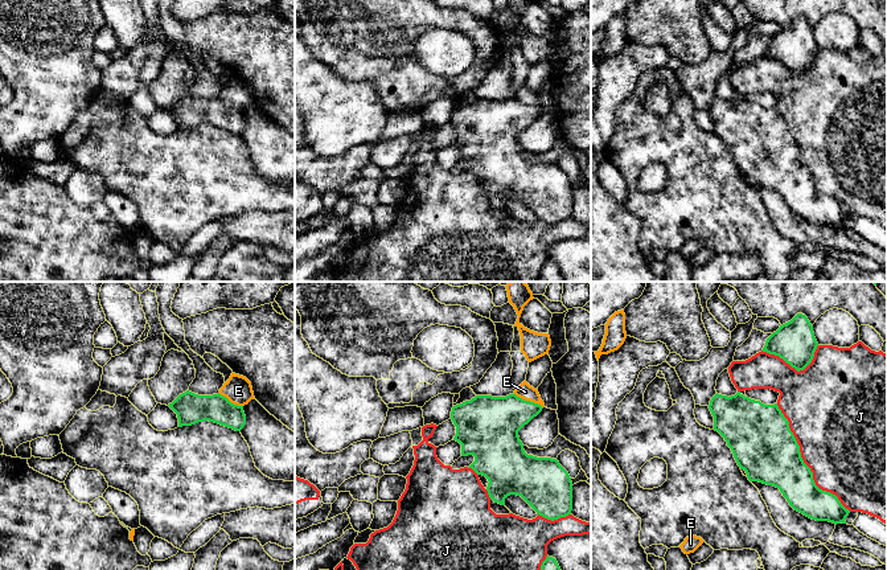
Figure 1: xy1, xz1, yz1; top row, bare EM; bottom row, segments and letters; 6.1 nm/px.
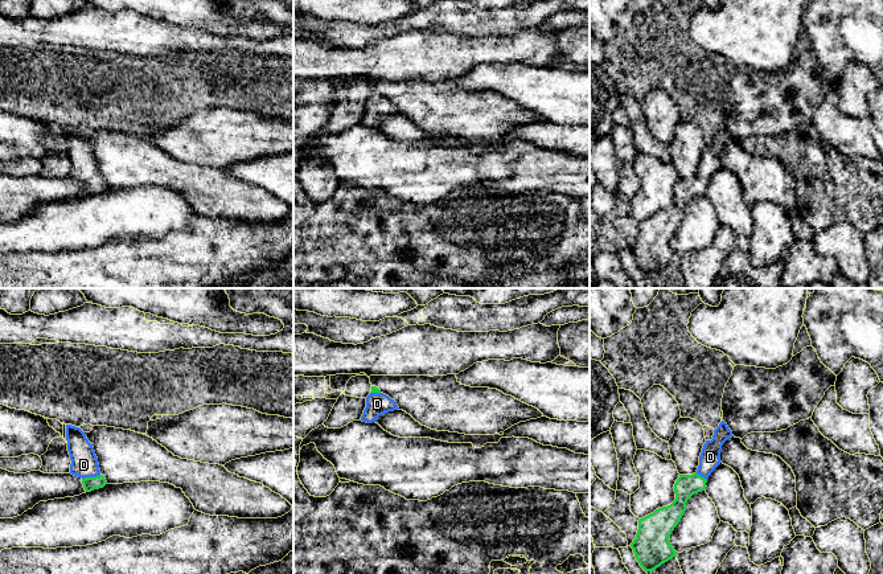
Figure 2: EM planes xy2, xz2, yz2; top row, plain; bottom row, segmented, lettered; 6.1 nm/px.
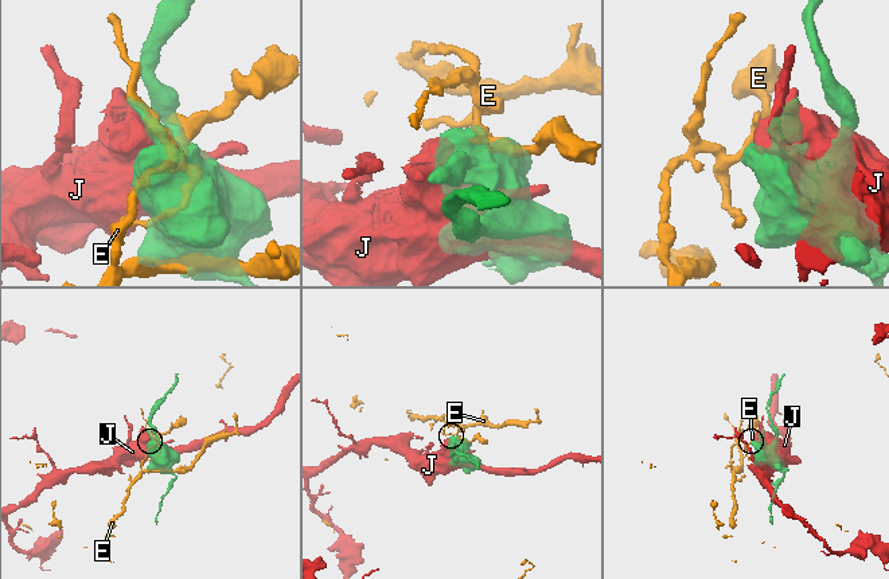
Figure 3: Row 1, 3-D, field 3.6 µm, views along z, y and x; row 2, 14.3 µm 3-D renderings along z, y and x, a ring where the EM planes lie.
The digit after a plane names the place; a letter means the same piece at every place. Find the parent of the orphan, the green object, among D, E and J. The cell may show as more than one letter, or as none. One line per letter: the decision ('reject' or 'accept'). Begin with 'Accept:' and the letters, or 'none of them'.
Accept: D
D: accept
E: reject
J: reject

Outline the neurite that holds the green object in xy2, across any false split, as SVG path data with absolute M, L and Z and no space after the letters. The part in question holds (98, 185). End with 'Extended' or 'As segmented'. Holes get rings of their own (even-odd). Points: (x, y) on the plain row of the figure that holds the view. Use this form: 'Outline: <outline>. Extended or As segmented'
Outline: M66 128L67 155L70 159L70 177L82 183L86 196L103 192L107 185L100 177L98 161L85 136L75 130Z. Extended

